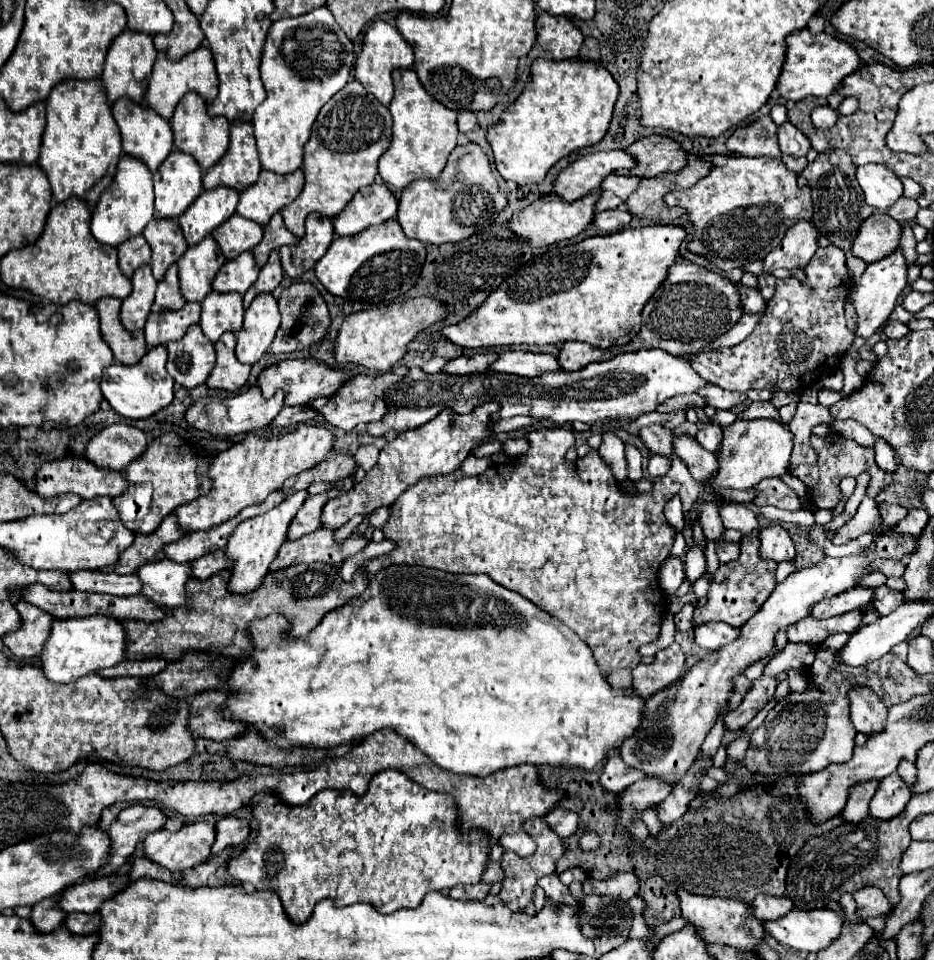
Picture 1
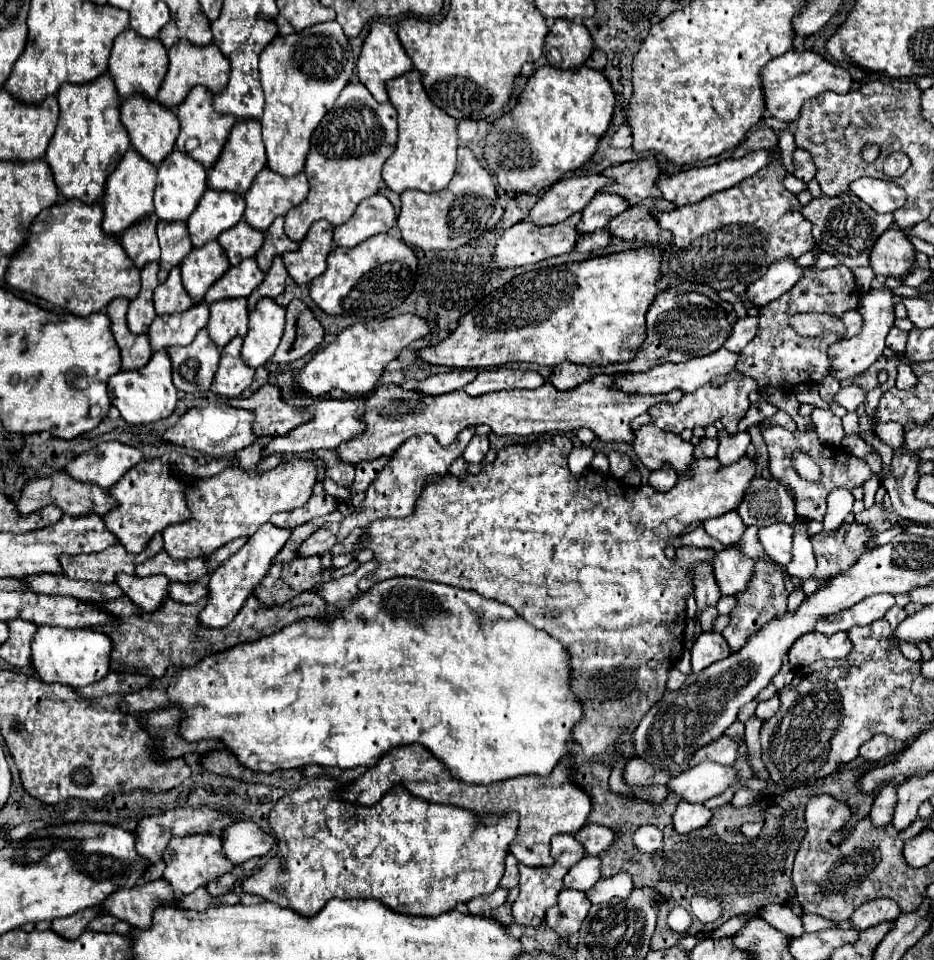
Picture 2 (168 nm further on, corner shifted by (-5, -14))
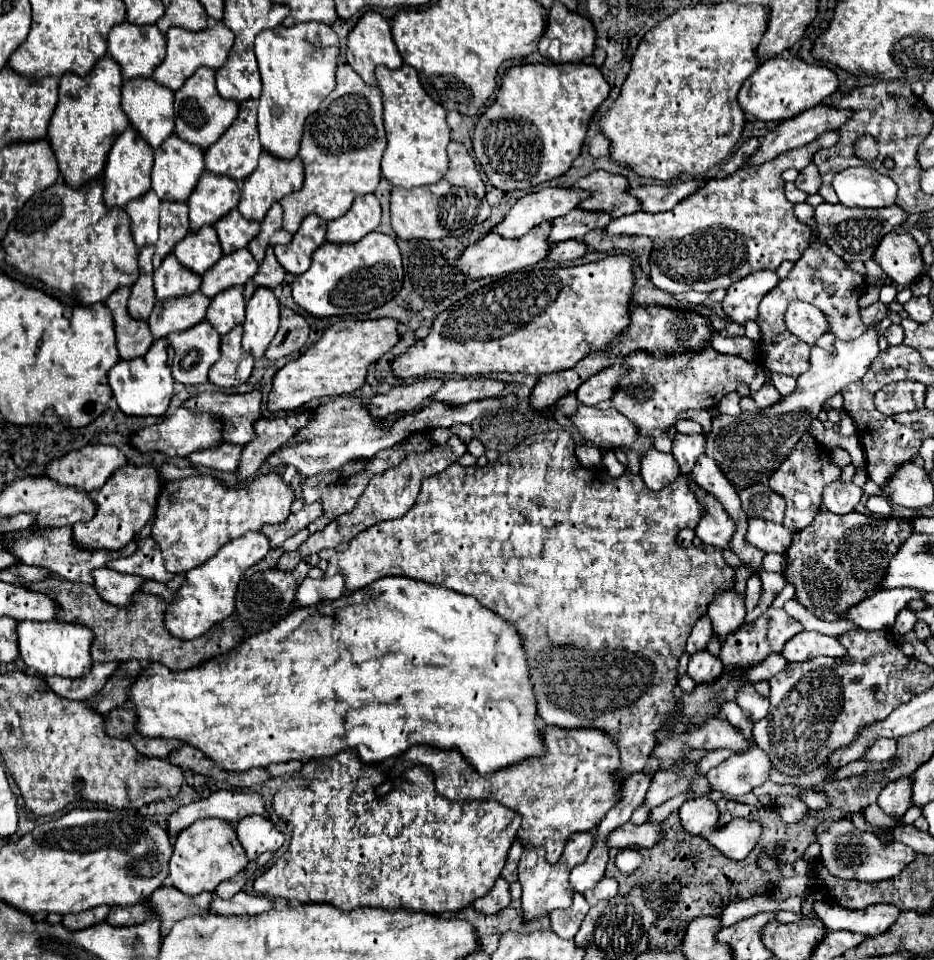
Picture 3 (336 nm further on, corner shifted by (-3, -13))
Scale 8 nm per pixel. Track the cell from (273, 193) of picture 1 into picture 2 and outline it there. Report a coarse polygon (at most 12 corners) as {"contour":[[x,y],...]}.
{"contour":[[264,167],[244,195],[244,221],[266,231],[300,205],[308,179]]}

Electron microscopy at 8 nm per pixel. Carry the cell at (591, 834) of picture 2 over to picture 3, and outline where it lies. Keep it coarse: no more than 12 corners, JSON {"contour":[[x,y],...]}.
{"contour":[[626,822],[606,836],[606,848],[650,848],[660,828]]}

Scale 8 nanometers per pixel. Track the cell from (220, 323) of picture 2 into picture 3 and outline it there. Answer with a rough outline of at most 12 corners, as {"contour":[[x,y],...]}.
{"contour":[[242,286],[212,298],[206,320],[220,336],[244,324]]}

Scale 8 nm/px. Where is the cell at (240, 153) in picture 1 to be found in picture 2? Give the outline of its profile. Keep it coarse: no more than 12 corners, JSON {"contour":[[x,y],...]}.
{"contour":[[258,119],[238,121],[208,169],[216,191],[246,193],[264,169]]}

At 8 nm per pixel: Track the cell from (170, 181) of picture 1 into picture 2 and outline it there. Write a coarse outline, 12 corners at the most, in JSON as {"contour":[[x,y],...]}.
{"contour":[[174,149],[154,191],[162,221],[186,221],[206,191],[206,167]]}

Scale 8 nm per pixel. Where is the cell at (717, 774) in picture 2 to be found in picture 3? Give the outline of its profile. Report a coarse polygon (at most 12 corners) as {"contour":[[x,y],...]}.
{"contour":[[760,748],[732,754],[706,778],[712,790],[740,796],[764,784]]}

